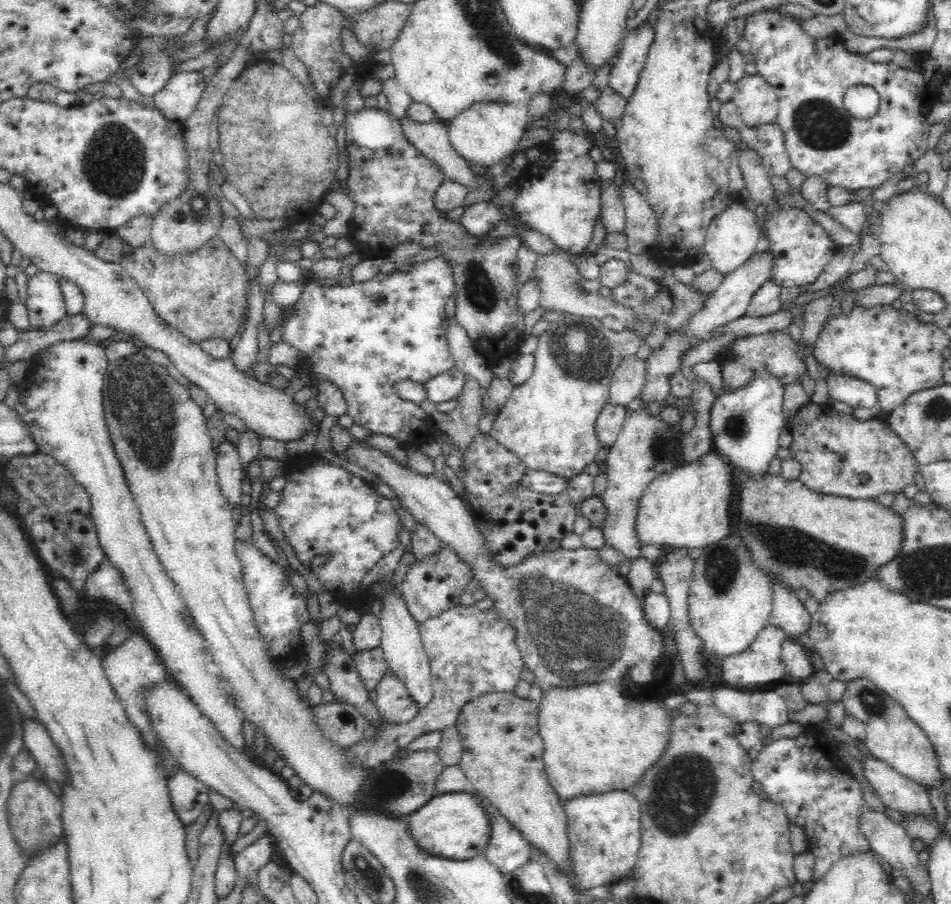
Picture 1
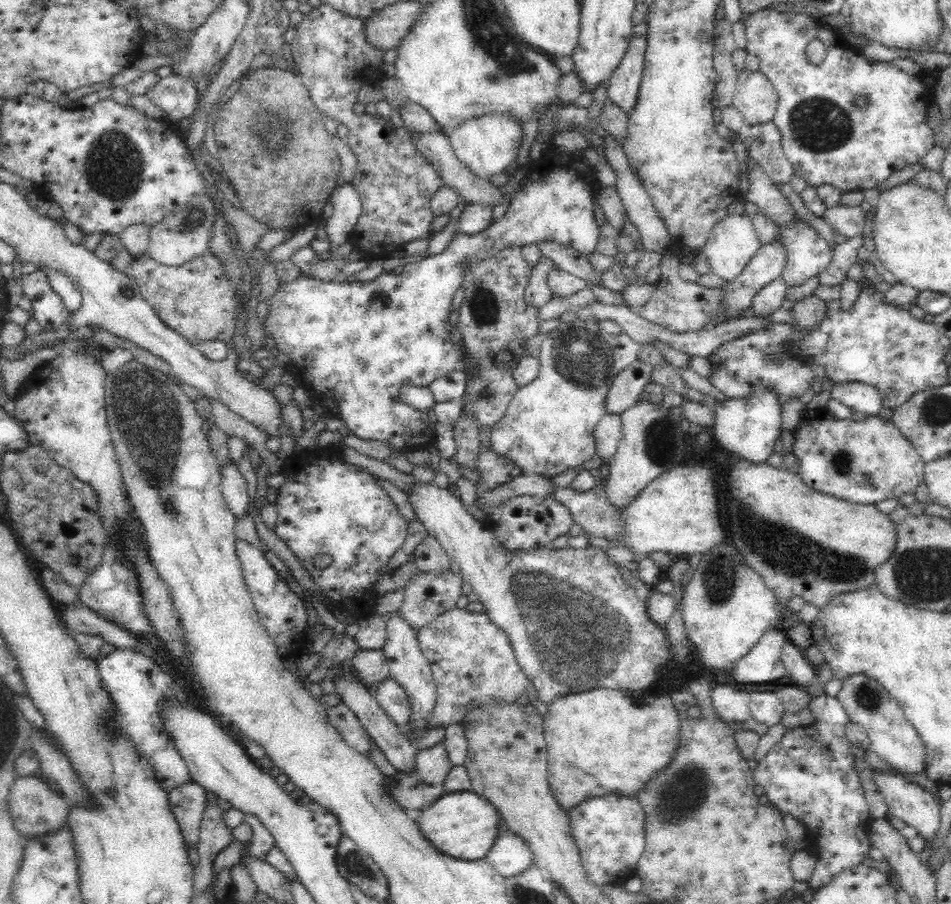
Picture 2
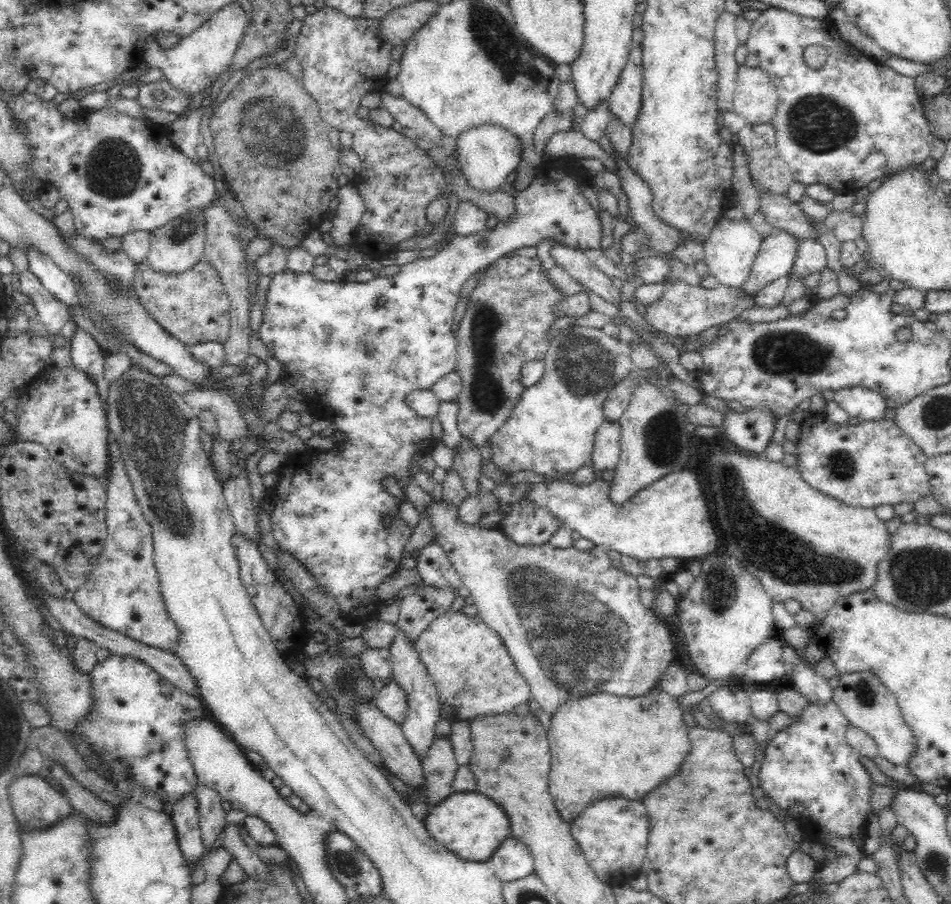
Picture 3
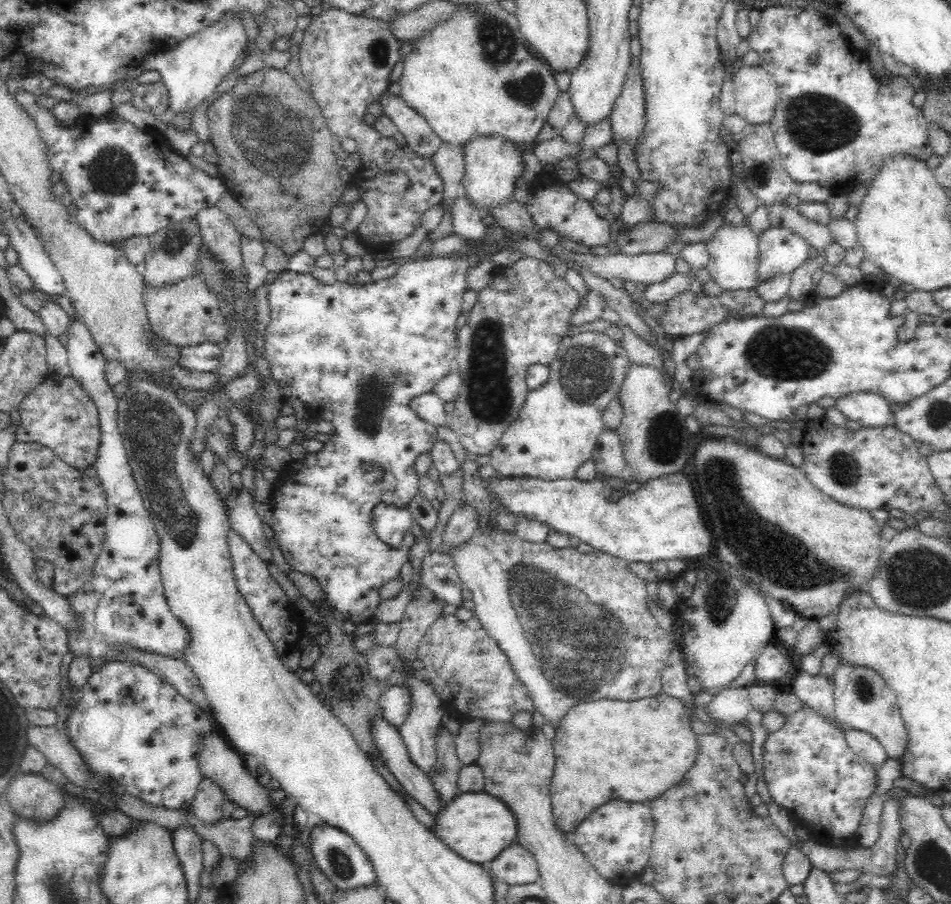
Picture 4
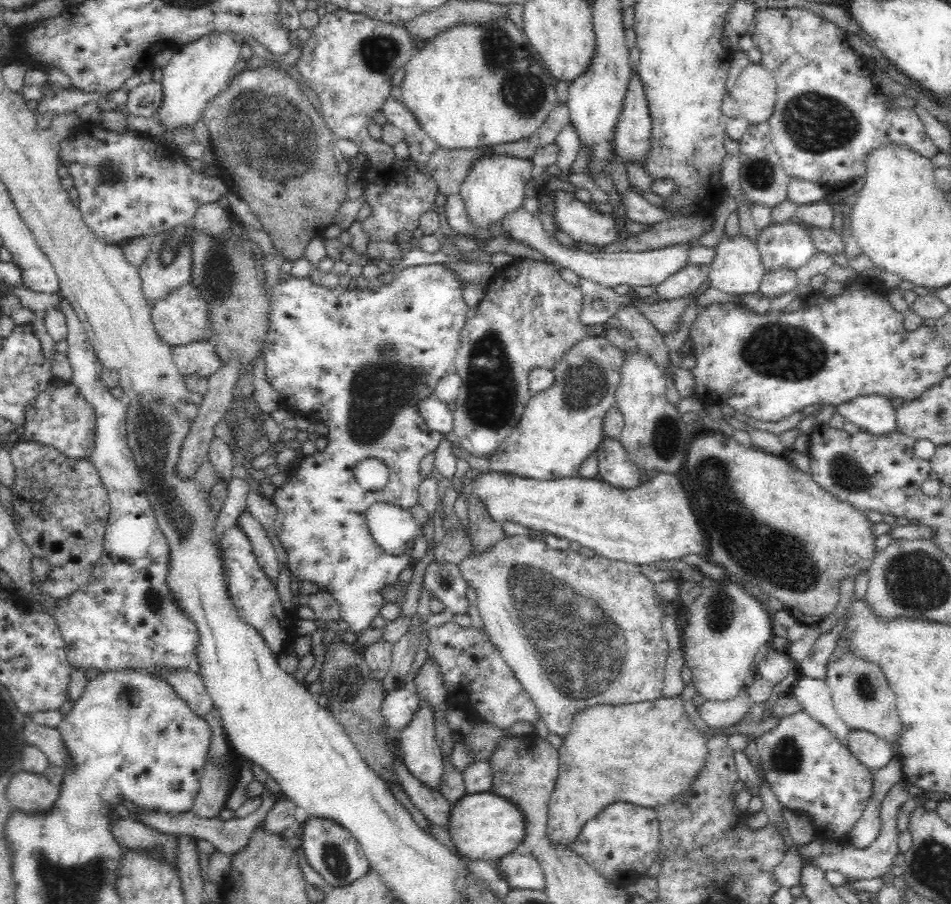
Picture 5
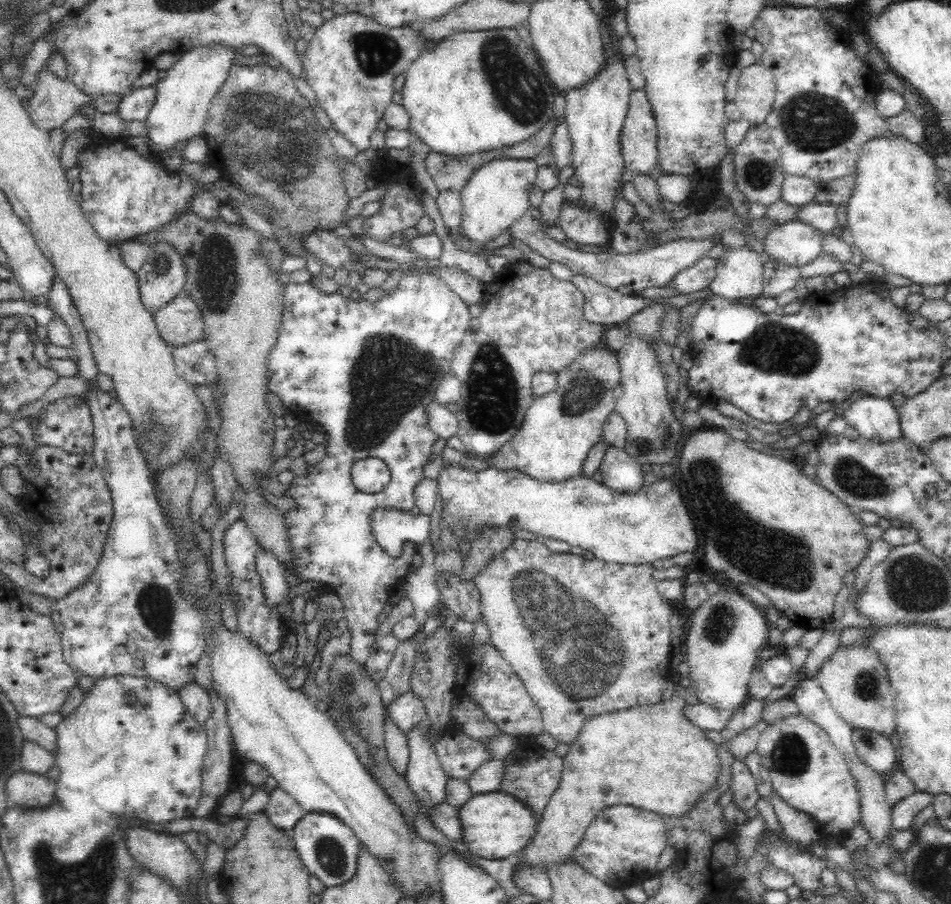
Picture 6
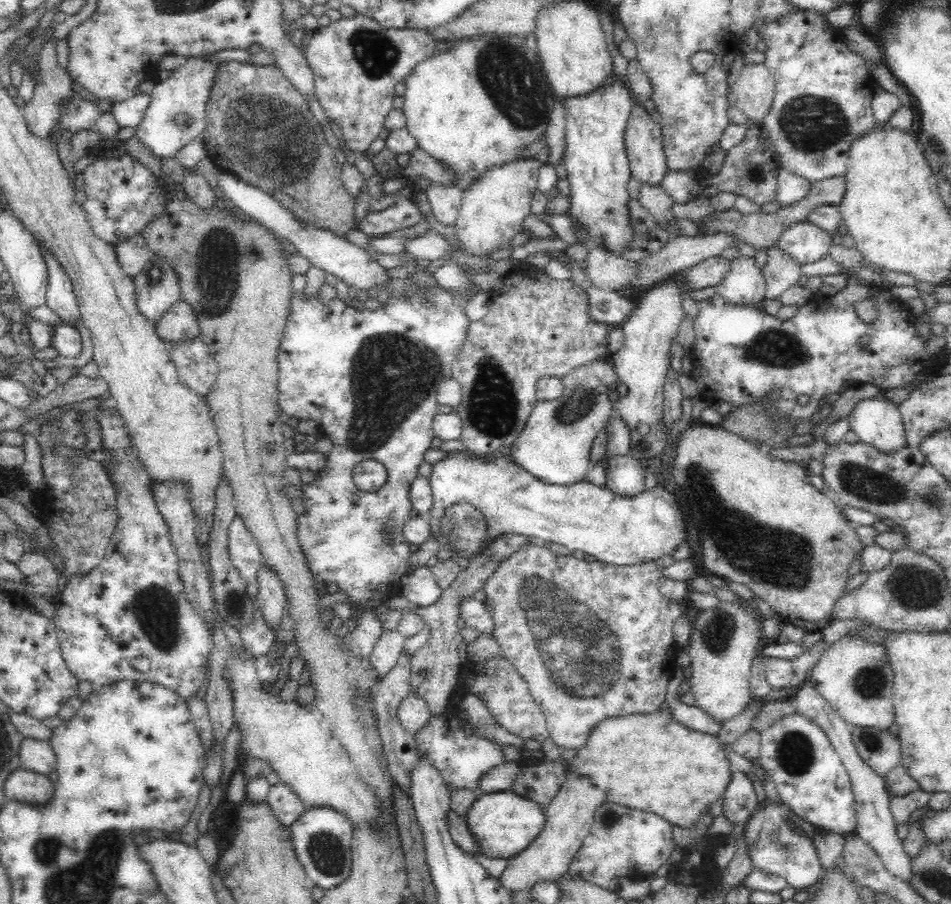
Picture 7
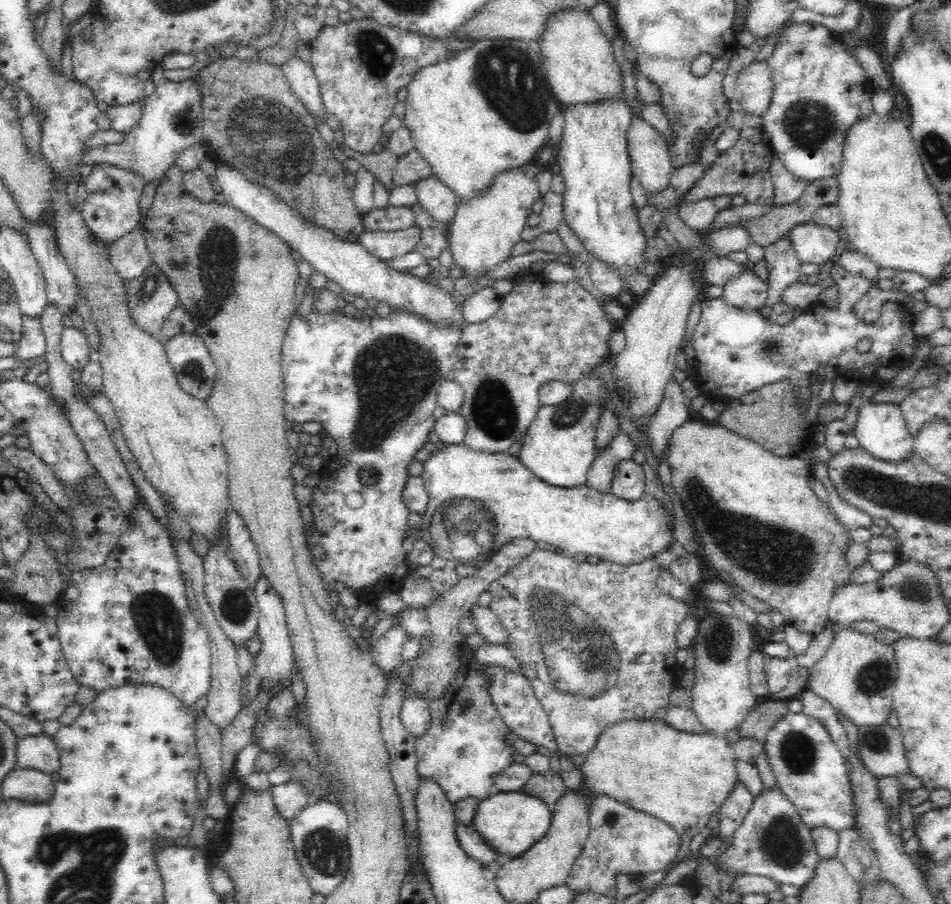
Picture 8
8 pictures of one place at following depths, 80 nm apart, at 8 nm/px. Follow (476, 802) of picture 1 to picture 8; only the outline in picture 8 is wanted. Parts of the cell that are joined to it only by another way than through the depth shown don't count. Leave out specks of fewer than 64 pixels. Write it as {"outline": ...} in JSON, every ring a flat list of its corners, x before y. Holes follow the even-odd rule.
{"outline":[[522,790,508,793,497,791,479,801,473,825,500,856,513,859,525,853,549,831,552,811,552,807,541,798,526,794]]}

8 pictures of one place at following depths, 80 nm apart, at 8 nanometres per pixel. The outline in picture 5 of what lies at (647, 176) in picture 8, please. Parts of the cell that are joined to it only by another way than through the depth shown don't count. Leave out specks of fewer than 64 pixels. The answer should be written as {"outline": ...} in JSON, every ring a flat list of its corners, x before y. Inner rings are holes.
{"outline":[[639,75,631,77,627,91,622,114,615,124,613,146,615,154,620,156,625,164,636,163,643,167,651,149,653,124,645,88]]}

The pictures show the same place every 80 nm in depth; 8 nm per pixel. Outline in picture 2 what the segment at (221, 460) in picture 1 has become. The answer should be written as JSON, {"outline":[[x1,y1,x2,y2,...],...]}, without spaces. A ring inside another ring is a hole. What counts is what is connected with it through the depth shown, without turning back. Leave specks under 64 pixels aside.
{"outline":[[228,464,222,468,221,492,230,513,240,522,251,510,251,499,248,495,247,482,240,474,237,466]]}

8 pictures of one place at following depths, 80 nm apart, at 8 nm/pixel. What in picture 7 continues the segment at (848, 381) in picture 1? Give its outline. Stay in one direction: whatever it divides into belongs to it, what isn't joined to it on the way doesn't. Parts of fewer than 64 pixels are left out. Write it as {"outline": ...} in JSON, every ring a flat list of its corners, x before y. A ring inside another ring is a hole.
{"outline":[[881,394,858,401,846,418,860,442,869,444,881,454,894,454,908,447,898,405]]}

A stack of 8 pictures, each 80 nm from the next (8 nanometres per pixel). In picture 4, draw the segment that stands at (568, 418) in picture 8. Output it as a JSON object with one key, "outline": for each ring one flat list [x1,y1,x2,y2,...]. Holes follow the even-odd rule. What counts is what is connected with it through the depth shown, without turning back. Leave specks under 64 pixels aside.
{"outline":[[580,332,561,340,557,357,549,364,549,379,544,386,527,394,518,418,506,429,490,454,489,465,502,477,528,477,540,480,572,479,576,470,592,458,600,433,605,429,603,412,617,396,630,366,624,348,602,332]]}

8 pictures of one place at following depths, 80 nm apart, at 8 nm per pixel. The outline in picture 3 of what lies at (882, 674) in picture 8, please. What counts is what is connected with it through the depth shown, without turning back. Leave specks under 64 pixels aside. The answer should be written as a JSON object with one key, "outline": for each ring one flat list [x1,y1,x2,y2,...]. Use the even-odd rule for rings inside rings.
{"outline":[[839,672,832,700,851,726,866,731,879,748,879,754,896,765,906,765,914,754,916,739,901,714,897,696,872,672]]}

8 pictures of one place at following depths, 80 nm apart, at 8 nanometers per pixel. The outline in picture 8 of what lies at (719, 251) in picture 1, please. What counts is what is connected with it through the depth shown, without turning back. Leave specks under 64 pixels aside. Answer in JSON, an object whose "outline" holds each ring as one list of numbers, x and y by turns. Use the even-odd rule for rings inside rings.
{"outline":[[746,271,730,279,724,286,723,299,728,305,758,311,767,304,768,285,755,271]]}

